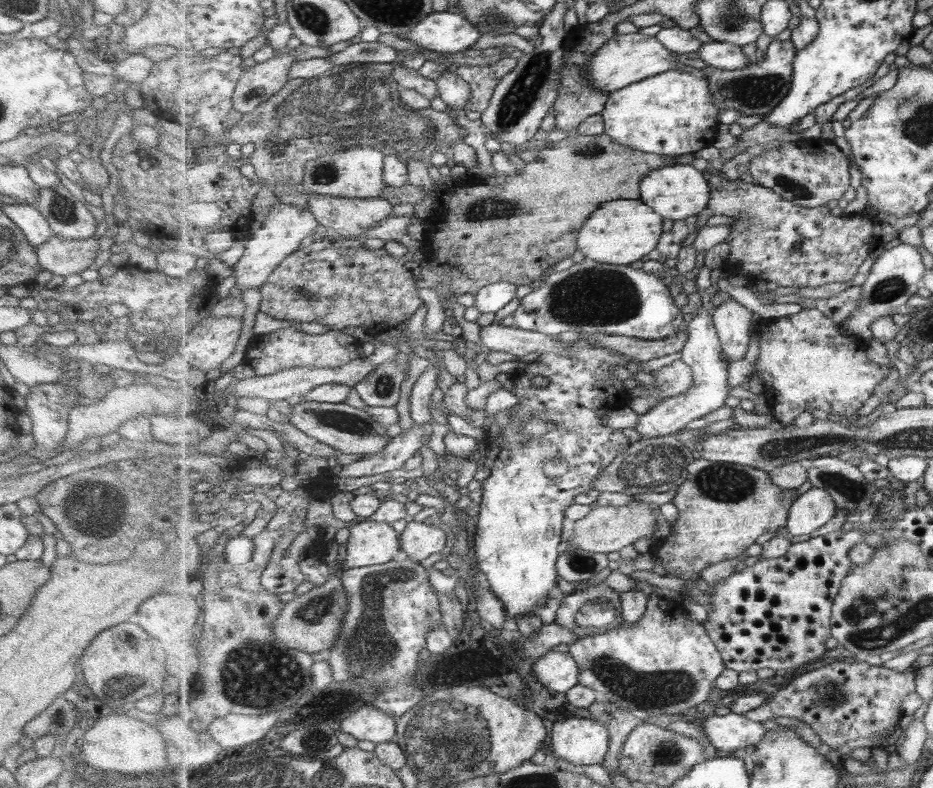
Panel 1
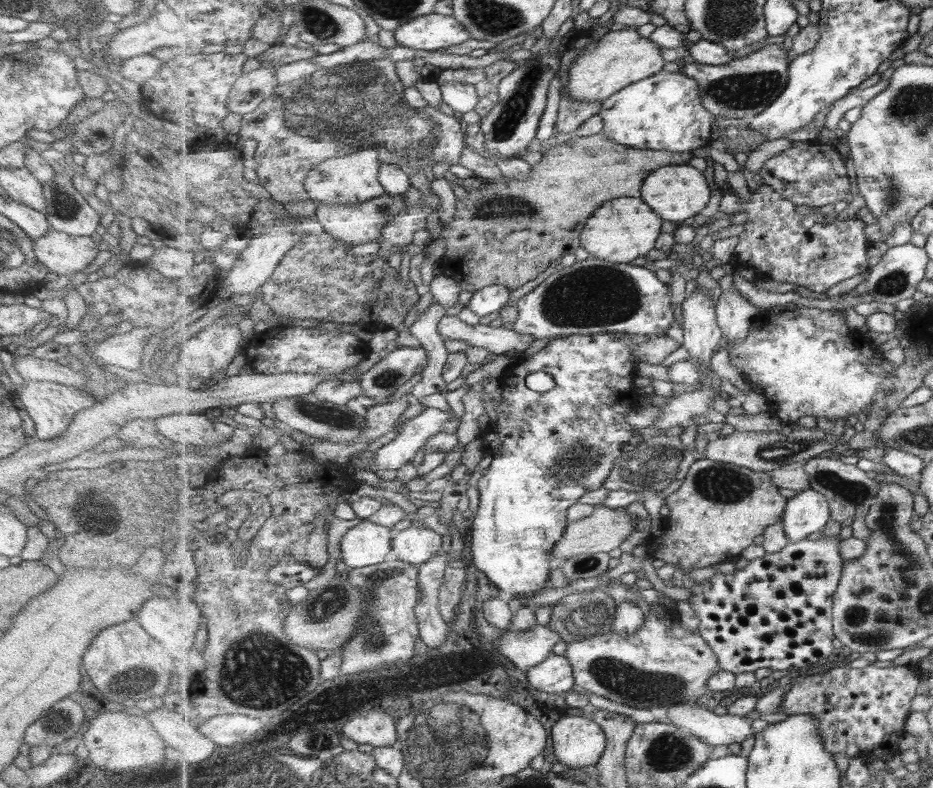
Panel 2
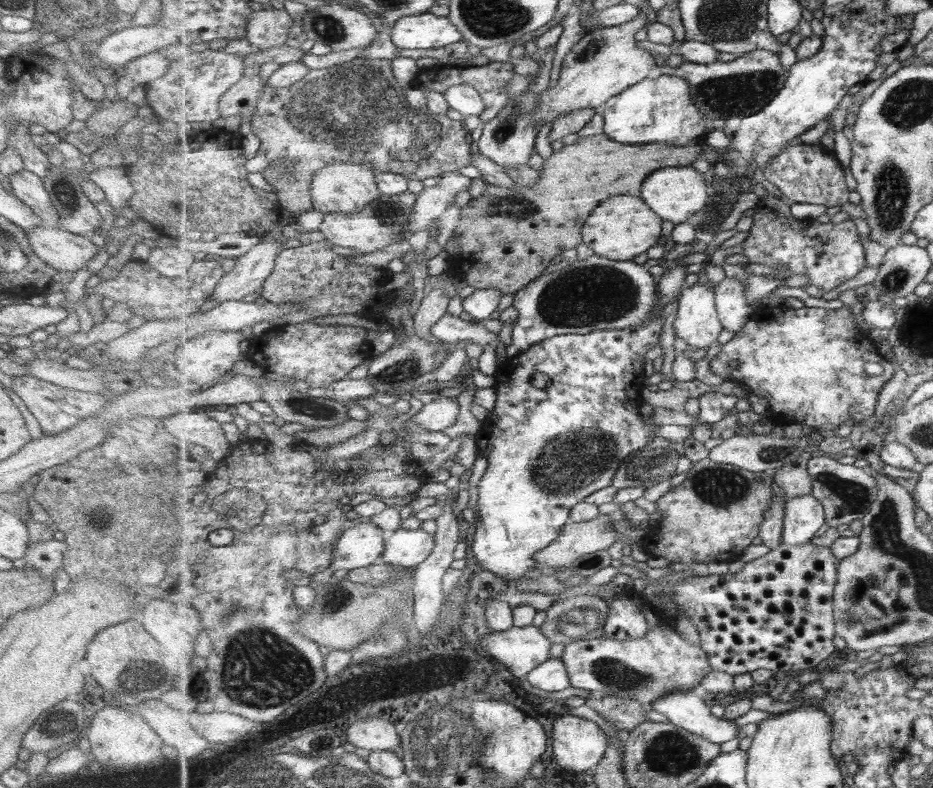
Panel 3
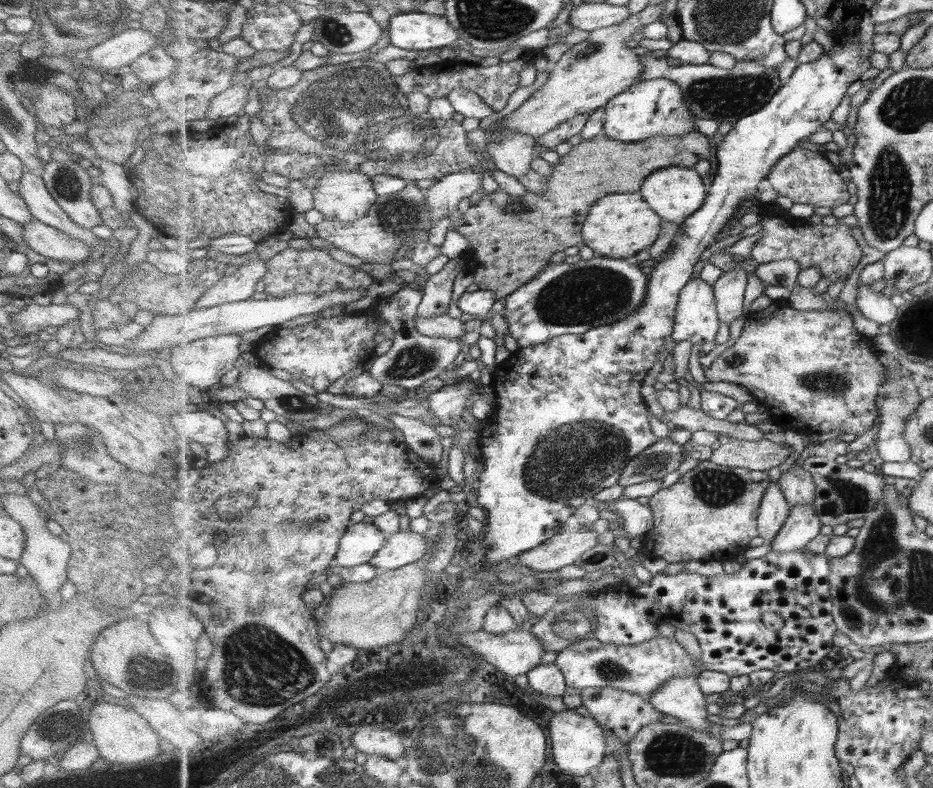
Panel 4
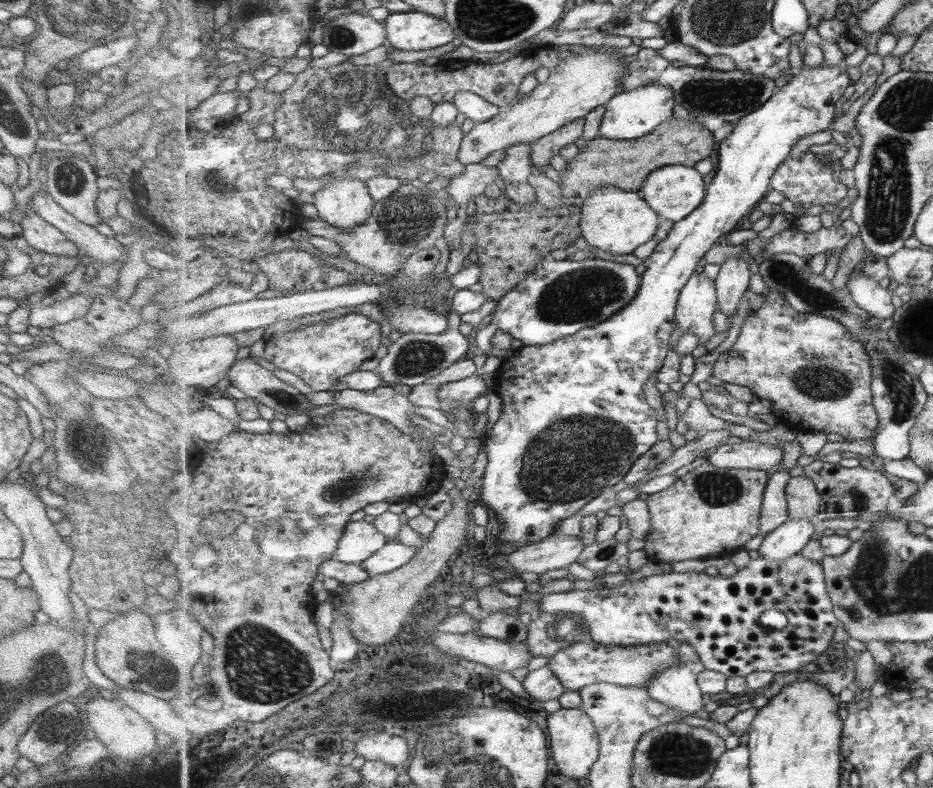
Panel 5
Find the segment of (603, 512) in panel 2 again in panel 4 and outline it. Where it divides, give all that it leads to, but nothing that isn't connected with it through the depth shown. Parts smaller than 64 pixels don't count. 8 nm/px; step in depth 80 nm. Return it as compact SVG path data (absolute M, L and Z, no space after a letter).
M571 522L541 547L521 554L518 562L533 572L558 571L565 566L575 565L585 552L595 548L599 542L598 536L592 529L583 529L577 522Z

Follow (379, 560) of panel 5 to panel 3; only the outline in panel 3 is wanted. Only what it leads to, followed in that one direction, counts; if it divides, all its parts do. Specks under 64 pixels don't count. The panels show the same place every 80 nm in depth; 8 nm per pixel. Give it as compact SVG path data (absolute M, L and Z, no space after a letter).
M400 529L389 533L382 557L385 564L405 569L417 568L437 549L435 533Z

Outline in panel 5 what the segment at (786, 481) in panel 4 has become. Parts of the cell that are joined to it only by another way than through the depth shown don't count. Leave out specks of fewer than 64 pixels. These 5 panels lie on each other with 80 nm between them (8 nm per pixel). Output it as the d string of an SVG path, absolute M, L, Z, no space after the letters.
M806 474L791 477L786 488L789 517L815 519L821 505L821 495L815 482Z

